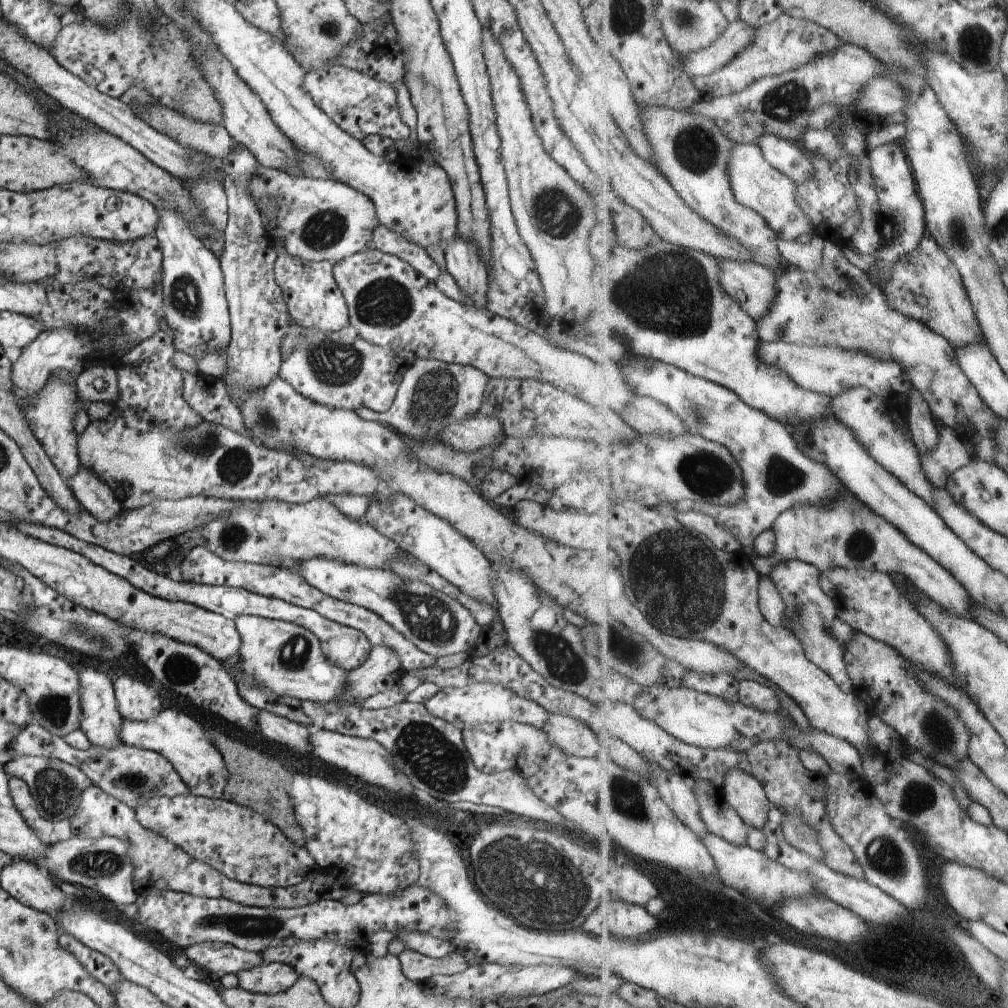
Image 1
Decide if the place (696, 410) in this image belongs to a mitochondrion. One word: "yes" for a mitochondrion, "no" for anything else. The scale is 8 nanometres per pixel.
yes

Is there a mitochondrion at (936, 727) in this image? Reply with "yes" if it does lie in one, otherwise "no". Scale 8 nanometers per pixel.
yes

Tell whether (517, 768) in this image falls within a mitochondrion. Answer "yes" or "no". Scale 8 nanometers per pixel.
no

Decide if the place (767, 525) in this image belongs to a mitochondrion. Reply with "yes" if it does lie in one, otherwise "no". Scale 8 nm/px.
no

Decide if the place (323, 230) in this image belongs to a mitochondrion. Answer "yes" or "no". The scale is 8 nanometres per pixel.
yes

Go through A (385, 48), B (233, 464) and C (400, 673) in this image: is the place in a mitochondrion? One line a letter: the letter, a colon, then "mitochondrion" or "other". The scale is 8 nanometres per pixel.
A: other
B: mitochondrion
C: other

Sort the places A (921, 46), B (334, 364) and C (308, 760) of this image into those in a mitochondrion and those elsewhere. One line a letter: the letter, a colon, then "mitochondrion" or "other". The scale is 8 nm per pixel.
A: other
B: mitochondrion
C: other

